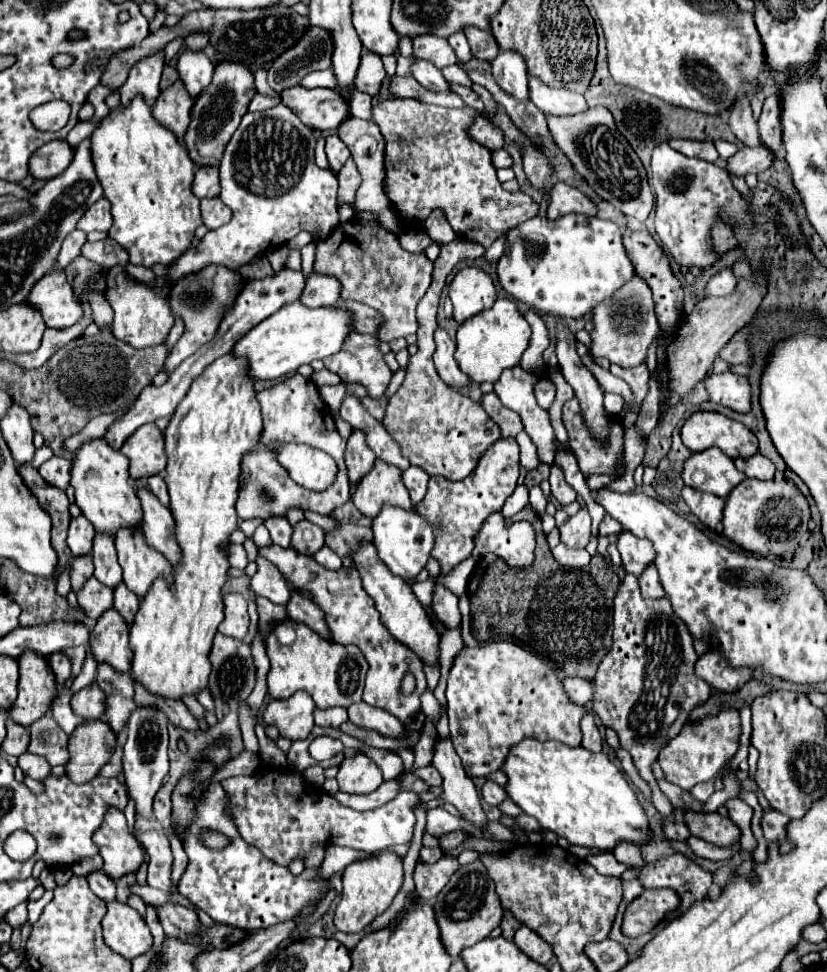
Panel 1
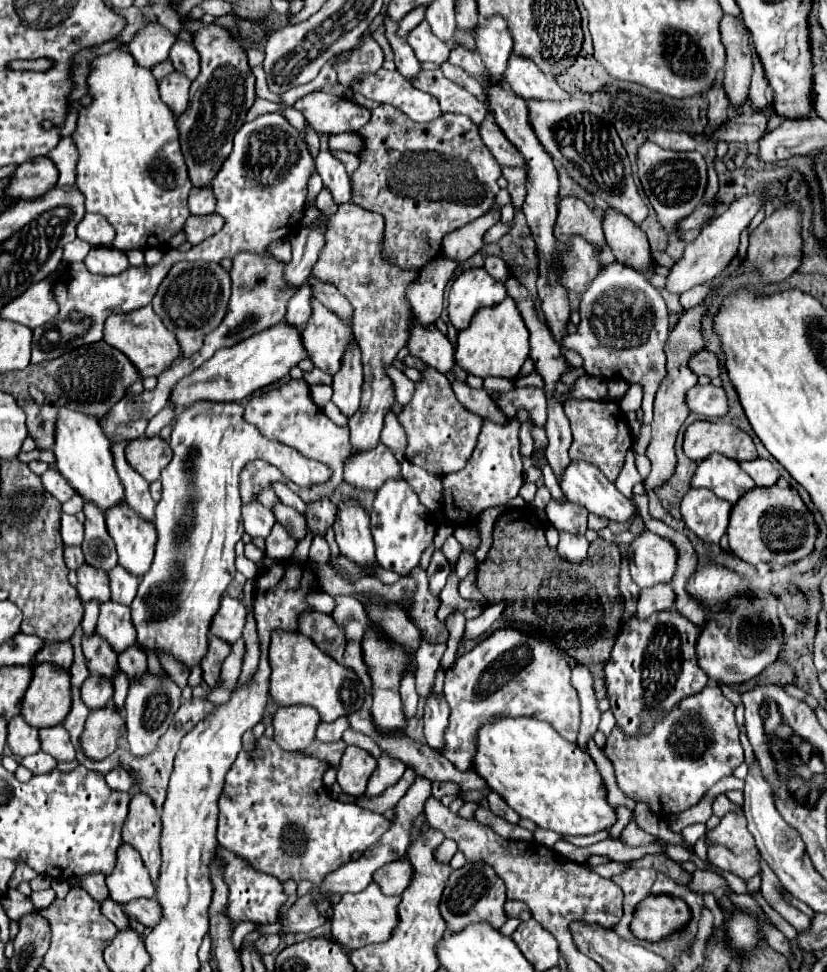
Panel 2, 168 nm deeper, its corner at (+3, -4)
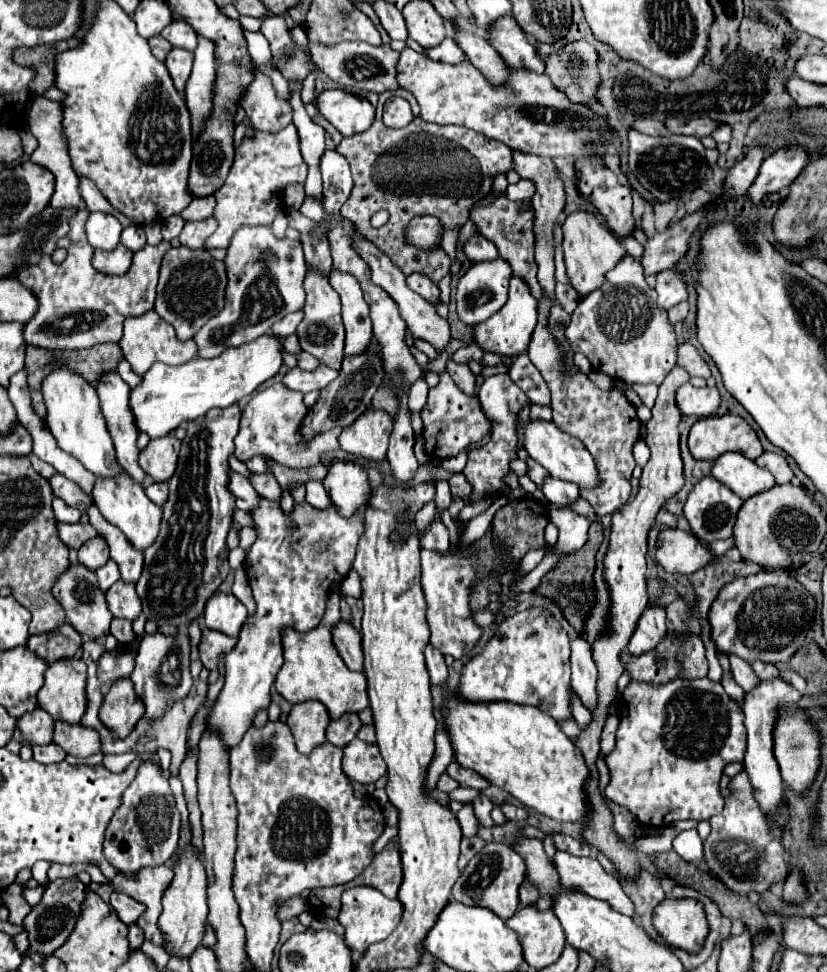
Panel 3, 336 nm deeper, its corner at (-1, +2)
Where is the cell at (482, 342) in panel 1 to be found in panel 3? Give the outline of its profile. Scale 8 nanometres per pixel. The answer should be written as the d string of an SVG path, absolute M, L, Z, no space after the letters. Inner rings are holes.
M512 277L510 297L508 297L506 305L498 313L494 313L494 317L490 317L490 321L476 325L472 329L472 337L474 337L474 343L488 353L496 353L500 357L518 357L518 355L526 353L526 345L530 343L530 337L534 333L536 323L538 323L538 319L536 319L536 299L530 295L528 285L522 279Z

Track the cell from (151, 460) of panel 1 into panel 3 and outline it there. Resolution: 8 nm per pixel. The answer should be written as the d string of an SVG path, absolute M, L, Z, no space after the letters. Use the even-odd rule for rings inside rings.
M158 437L158 441L150 441L146 449L140 451L138 463L154 481L168 481L174 475L178 461L180 441L170 437Z

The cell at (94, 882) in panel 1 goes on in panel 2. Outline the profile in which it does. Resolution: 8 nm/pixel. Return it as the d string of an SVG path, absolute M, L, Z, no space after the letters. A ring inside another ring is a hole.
M106 899L104 903L102 903L102 913L120 929L120 931L124 931L124 929L130 929L130 921L128 921L128 917L126 917L126 913L122 911L122 905L118 905L118 903L114 903L112 899Z

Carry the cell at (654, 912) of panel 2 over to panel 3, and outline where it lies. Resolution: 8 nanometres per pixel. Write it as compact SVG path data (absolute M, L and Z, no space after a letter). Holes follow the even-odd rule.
M668 899L654 909L654 927L672 947L696 953L706 935L708 921L704 907L694 899Z

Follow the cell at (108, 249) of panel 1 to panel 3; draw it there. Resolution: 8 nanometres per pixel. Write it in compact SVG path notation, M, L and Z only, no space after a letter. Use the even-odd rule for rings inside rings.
M118 245L112 251L96 249L92 259L94 269L108 275L124 275L130 269L130 263L132 263L132 251L126 249L124 245Z

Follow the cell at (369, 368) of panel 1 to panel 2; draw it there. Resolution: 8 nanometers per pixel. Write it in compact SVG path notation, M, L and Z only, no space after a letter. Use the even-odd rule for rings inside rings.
M312 299L312 315L302 329L302 345L308 351L314 367L334 375L340 369L340 361L350 339L350 325Z

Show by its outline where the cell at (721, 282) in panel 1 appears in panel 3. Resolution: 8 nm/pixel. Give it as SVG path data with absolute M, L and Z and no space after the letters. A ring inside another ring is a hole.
M682 301L682 303L674 305L674 309L668 311L668 319L670 319L670 323L682 321L686 315L688 315L688 301Z

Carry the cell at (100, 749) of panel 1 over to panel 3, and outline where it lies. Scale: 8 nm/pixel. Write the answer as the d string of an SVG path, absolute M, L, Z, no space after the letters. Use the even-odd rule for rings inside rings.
M126 677L114 683L110 691L104 695L102 709L100 709L100 721L116 737L126 737L134 729L142 713L144 713L142 701L134 693L132 681Z

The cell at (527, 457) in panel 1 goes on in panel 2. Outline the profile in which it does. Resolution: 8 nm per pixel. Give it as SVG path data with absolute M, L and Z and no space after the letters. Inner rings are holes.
M524 423L520 427L520 453L530 457L530 453L534 451L534 439L532 439L532 429L530 423Z

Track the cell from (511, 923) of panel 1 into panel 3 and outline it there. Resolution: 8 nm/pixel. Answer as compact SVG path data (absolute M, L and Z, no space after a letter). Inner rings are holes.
M524 881L524 883L520 885L520 903L522 903L524 907L534 905L538 897L540 897L540 895L538 895L538 891L536 891L534 885L530 885L528 881Z

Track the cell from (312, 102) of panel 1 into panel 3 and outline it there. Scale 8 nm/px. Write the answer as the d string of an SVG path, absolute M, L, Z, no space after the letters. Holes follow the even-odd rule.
M328 89L318 95L318 111L344 135L366 131L374 121L374 107L368 99L344 89Z

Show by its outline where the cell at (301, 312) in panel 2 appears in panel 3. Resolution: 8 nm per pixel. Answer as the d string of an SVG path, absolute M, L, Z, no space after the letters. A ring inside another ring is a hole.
M302 311L290 313L290 315L286 315L282 321L274 323L272 333L274 333L276 337L288 337L288 335L296 333L296 327L300 325L300 321L302 321Z

